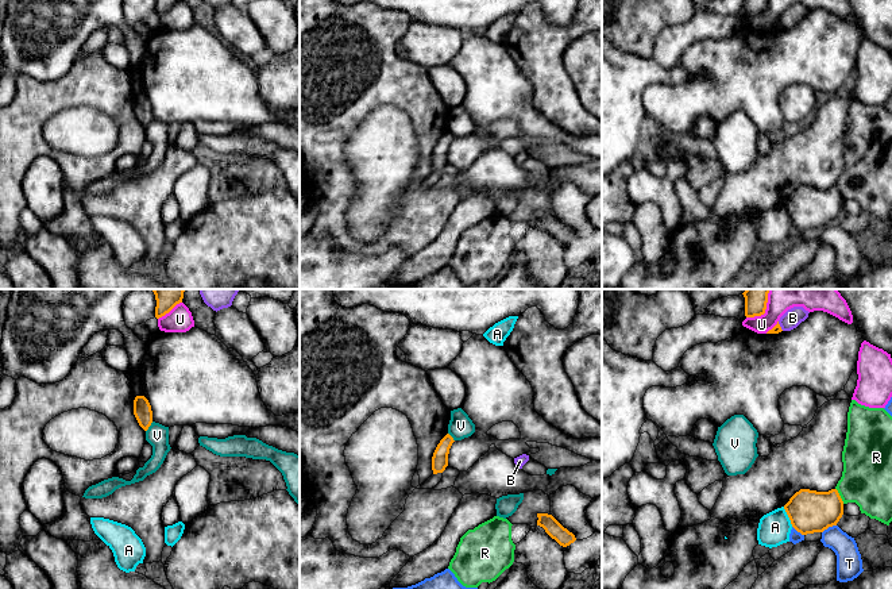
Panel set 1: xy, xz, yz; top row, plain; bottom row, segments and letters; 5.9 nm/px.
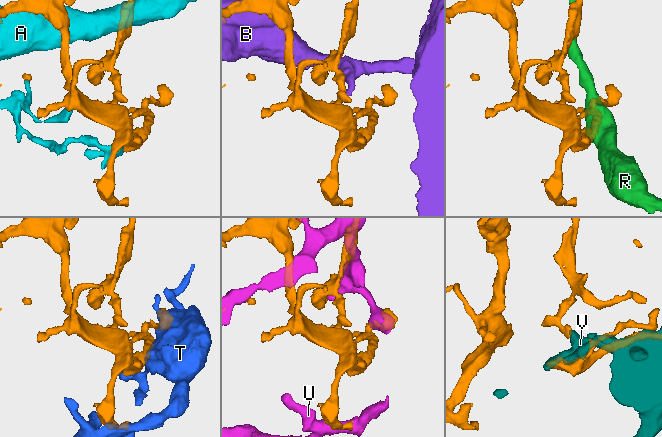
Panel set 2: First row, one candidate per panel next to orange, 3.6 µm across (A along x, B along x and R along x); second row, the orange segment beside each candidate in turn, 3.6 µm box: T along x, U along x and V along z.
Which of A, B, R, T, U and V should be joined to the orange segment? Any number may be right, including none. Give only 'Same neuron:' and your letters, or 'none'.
Same neuron: none

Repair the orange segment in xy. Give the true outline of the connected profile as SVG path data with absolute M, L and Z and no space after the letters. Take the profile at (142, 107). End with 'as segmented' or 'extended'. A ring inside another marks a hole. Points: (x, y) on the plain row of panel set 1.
M136 93L134 97L134 112L139 123L147 128L152 120L152 108L148 97L144 93Z; as segmented

